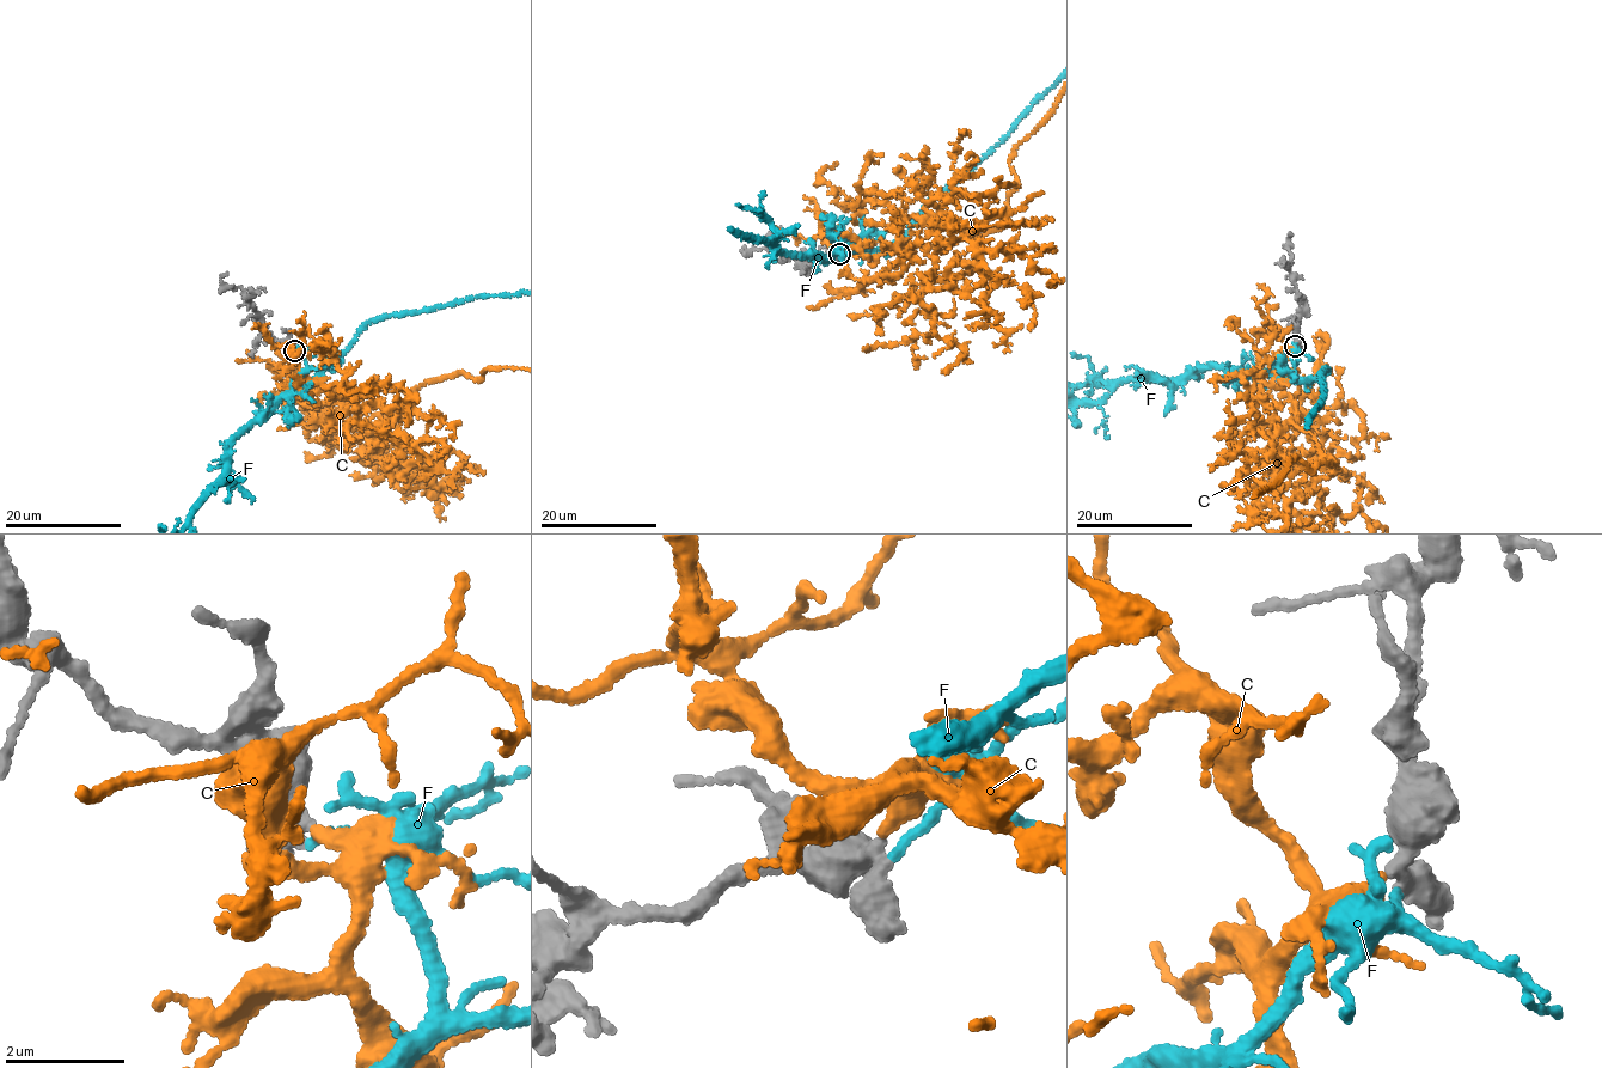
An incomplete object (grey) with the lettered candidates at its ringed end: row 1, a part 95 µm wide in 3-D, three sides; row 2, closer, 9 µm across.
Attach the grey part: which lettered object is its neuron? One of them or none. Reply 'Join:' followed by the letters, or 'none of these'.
Join: C

